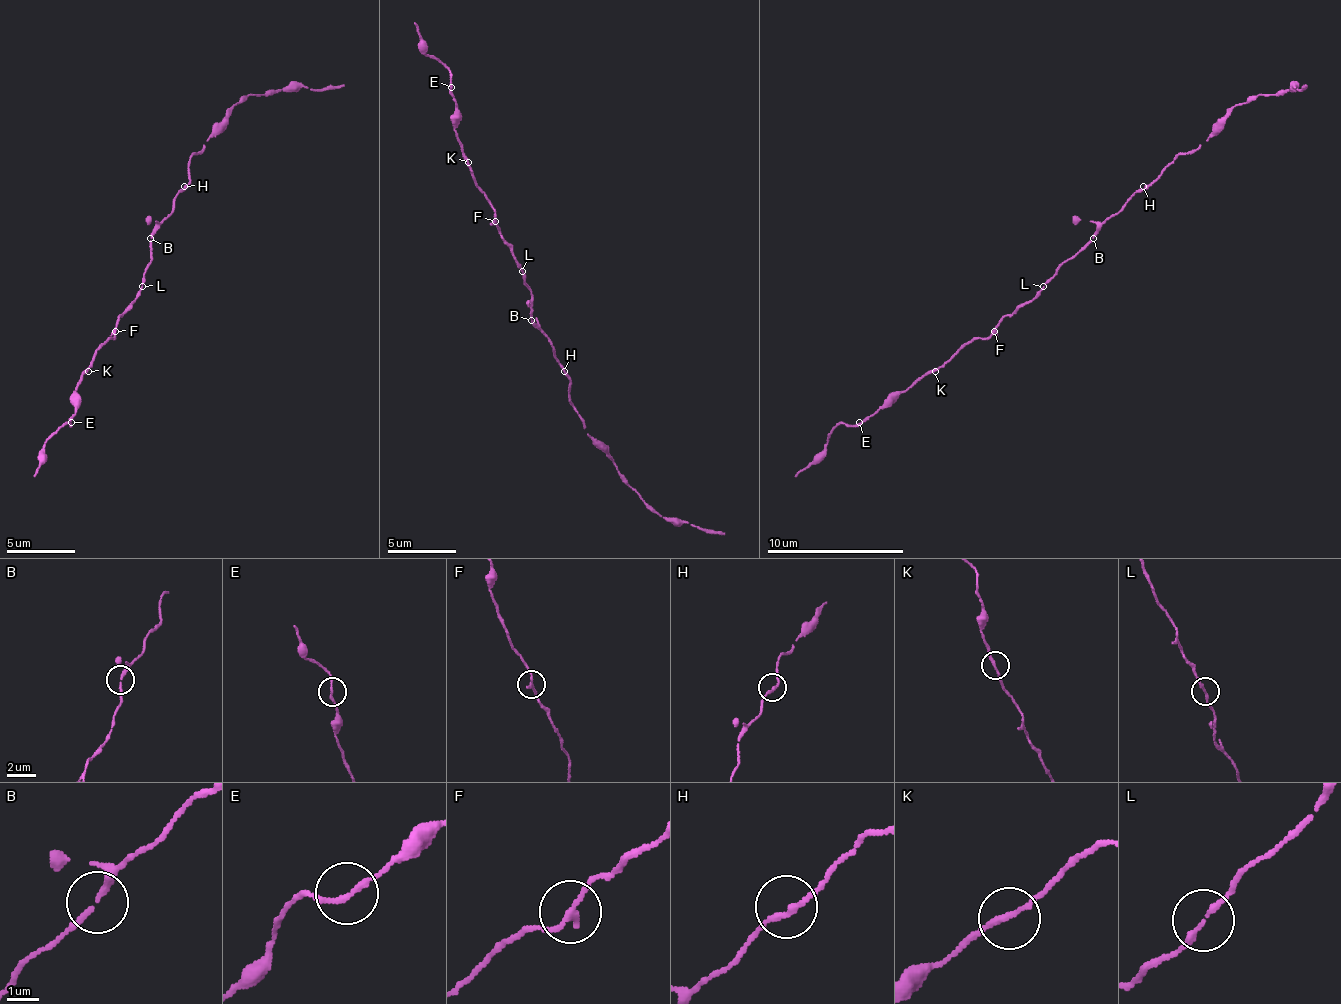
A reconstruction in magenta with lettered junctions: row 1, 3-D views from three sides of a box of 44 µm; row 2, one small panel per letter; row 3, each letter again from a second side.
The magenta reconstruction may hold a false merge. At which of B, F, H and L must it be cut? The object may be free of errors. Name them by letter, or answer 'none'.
none

